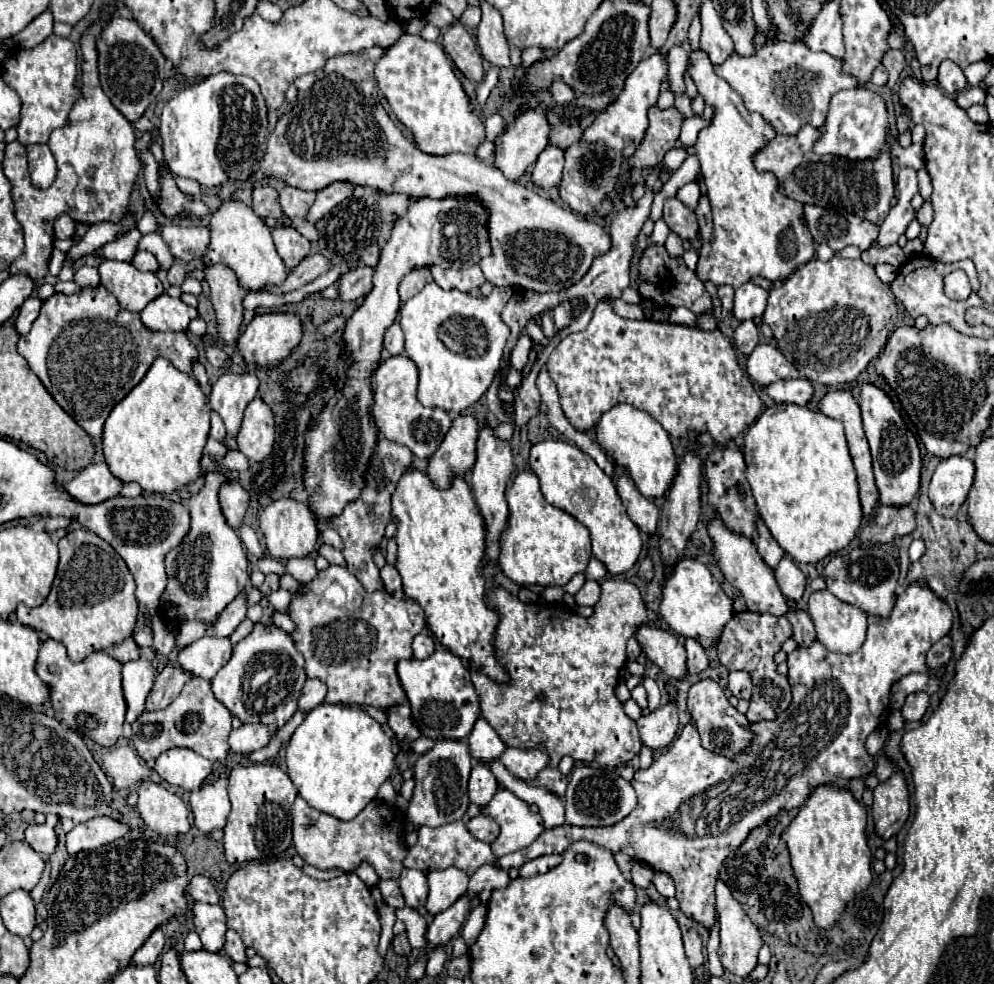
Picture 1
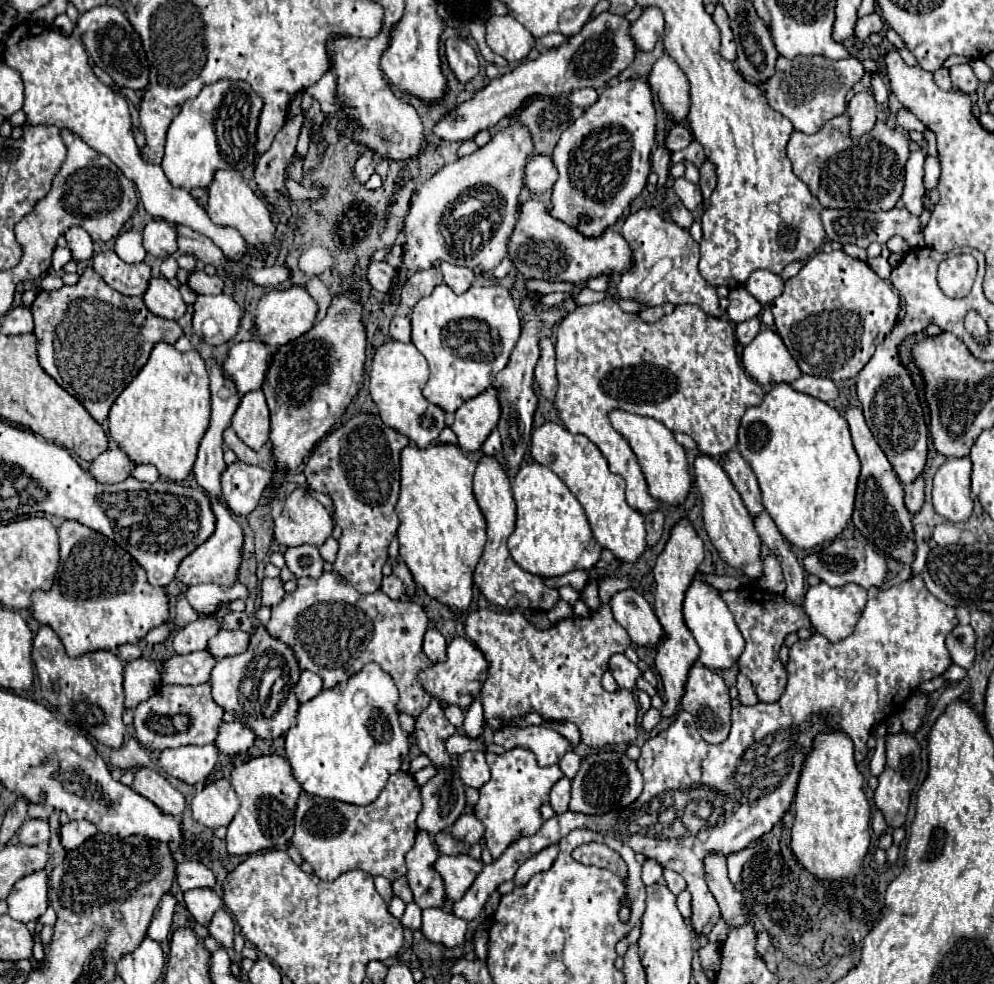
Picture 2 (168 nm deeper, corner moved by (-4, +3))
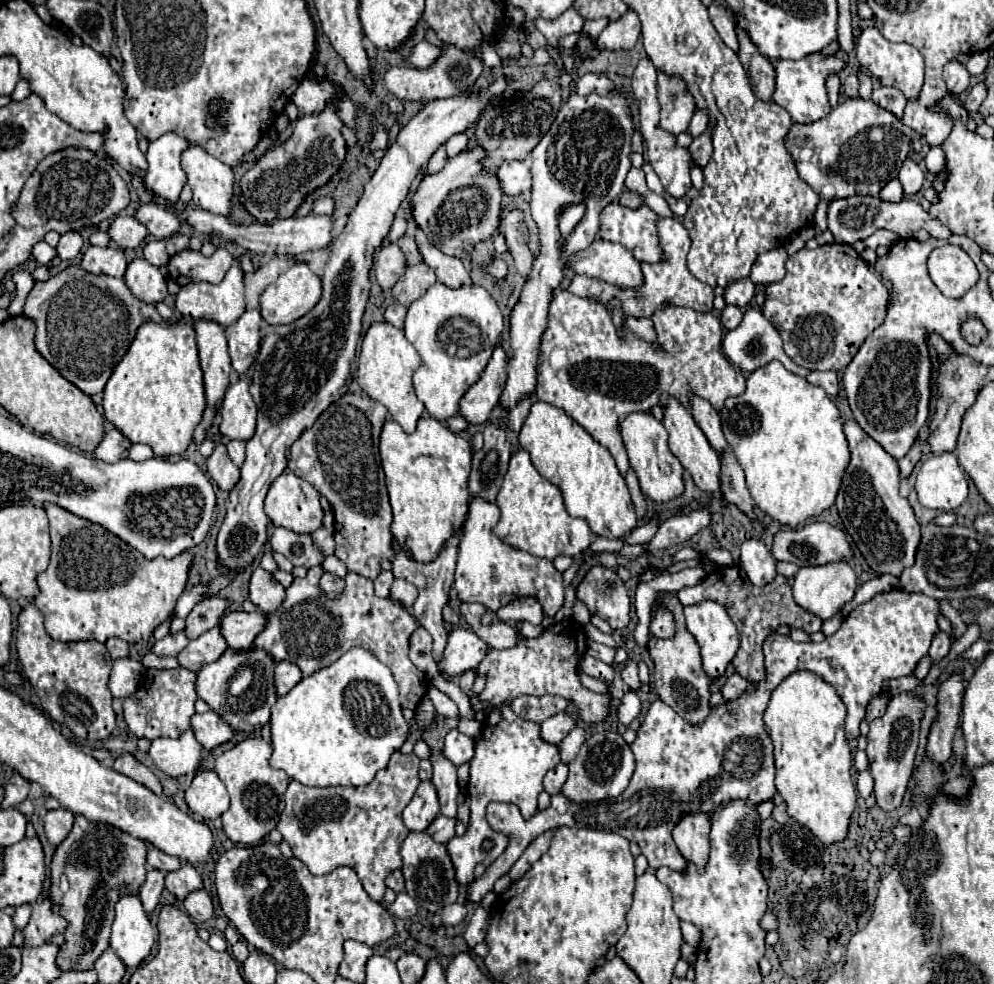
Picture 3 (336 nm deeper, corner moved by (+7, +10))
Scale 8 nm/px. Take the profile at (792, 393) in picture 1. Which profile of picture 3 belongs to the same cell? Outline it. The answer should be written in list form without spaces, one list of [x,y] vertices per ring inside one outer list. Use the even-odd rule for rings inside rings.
[[[813,371],[807,375],[807,381],[813,385],[821,385],[831,399],[835,399],[839,393],[839,381],[835,371]]]

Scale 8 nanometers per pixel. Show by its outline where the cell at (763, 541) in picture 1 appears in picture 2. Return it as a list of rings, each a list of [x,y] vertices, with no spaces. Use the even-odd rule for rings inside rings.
[[[730,450],[724,458],[724,470],[730,476],[732,484],[736,486],[738,494],[742,496],[744,506],[748,508],[750,516],[756,518],[756,514],[760,514],[760,510],[764,510],[762,500],[760,500],[760,488],[758,488],[758,480],[752,472],[752,468],[748,466],[748,462],[740,456],[738,450]]]

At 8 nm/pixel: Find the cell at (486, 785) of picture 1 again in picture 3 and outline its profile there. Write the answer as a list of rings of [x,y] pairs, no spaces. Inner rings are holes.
[[[457,729],[449,731],[445,737],[445,745],[443,745],[443,755],[453,763],[453,765],[461,765],[473,759],[475,749],[473,749],[473,739],[459,733]]]

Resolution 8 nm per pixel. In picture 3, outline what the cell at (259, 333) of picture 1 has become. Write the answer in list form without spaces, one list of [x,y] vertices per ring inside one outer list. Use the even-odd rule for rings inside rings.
[[[295,263],[291,265],[283,275],[277,277],[275,283],[271,283],[263,295],[261,295],[261,315],[271,325],[285,325],[293,323],[299,317],[303,317],[307,311],[311,311],[317,301],[321,299],[321,279],[315,275],[307,263]]]

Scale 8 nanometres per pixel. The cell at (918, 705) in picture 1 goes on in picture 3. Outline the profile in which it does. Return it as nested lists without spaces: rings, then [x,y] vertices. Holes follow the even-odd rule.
[[[939,631],[939,633],[933,637],[933,643],[931,643],[931,647],[929,647],[929,657],[933,659],[933,663],[941,661],[941,659],[949,653],[951,645],[953,645],[951,635],[945,633],[945,631]]]

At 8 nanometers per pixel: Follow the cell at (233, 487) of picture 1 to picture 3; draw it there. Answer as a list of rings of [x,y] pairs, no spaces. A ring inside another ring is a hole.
[[[217,403],[217,411],[213,417],[213,423],[207,431],[207,437],[215,443],[215,449],[211,453],[211,457],[207,459],[207,473],[211,475],[211,479],[225,491],[231,491],[235,487],[235,483],[239,481],[239,467],[229,459],[227,451],[225,451],[225,443],[221,443],[221,433],[219,433],[219,423],[221,423],[221,403]]]

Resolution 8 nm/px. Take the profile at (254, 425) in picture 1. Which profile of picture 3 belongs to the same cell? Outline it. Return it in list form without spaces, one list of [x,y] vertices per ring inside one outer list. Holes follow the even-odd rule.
[[[237,379],[229,385],[229,391],[223,397],[221,407],[221,433],[229,439],[251,439],[255,431],[257,407],[249,395],[249,383],[245,379]]]

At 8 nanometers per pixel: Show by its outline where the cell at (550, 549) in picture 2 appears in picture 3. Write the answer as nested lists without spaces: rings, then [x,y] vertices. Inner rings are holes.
[[[519,449],[511,455],[509,471],[505,473],[503,485],[497,495],[497,507],[501,511],[501,521],[495,527],[495,533],[509,545],[527,551],[535,557],[553,559],[557,555],[577,555],[583,553],[593,539],[593,531],[585,519],[573,519],[565,505],[563,495],[557,485],[541,477],[533,467],[531,457],[525,449]]]

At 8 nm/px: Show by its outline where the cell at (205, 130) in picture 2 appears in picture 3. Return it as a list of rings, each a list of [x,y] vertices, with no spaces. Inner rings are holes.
[[[165,133],[149,145],[147,151],[147,173],[143,185],[157,197],[175,205],[179,201],[181,189],[187,183],[187,177],[179,165],[181,153],[191,143],[175,133]]]

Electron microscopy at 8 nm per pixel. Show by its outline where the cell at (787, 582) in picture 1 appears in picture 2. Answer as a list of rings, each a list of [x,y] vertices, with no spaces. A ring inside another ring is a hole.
[[[768,554],[764,558],[764,578],[760,580],[760,586],[772,594],[782,594],[786,588],[784,574],[780,570],[780,560],[774,554]]]

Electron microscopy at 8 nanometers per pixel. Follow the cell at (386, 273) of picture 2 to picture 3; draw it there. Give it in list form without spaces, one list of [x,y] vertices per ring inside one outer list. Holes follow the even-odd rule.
[[[397,243],[381,247],[377,263],[375,263],[377,283],[383,289],[391,289],[405,275],[405,267],[407,267],[407,261],[403,251],[397,247]]]

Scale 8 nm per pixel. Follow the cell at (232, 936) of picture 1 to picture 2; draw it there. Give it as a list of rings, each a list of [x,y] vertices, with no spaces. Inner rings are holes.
[[[218,910],[214,914],[208,932],[210,932],[210,936],[214,936],[214,940],[220,946],[234,948],[234,920],[226,910]]]

